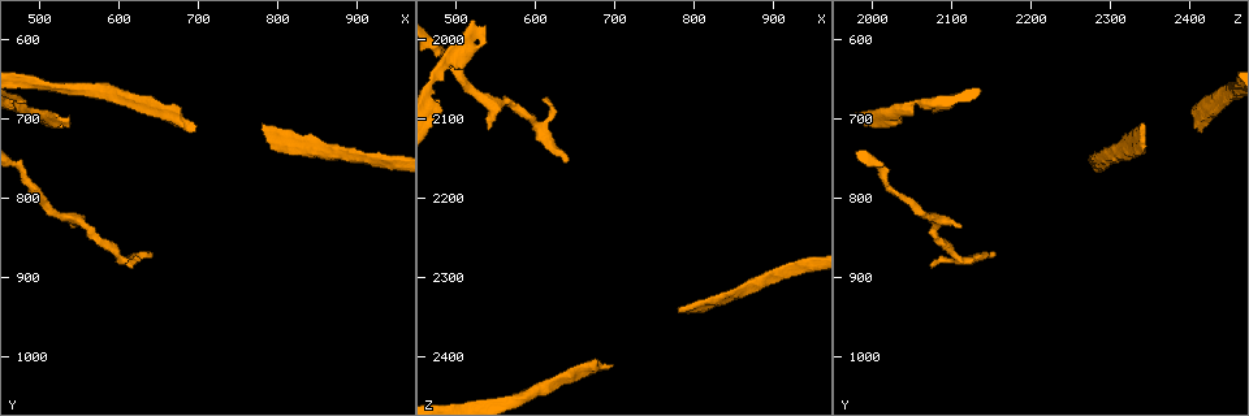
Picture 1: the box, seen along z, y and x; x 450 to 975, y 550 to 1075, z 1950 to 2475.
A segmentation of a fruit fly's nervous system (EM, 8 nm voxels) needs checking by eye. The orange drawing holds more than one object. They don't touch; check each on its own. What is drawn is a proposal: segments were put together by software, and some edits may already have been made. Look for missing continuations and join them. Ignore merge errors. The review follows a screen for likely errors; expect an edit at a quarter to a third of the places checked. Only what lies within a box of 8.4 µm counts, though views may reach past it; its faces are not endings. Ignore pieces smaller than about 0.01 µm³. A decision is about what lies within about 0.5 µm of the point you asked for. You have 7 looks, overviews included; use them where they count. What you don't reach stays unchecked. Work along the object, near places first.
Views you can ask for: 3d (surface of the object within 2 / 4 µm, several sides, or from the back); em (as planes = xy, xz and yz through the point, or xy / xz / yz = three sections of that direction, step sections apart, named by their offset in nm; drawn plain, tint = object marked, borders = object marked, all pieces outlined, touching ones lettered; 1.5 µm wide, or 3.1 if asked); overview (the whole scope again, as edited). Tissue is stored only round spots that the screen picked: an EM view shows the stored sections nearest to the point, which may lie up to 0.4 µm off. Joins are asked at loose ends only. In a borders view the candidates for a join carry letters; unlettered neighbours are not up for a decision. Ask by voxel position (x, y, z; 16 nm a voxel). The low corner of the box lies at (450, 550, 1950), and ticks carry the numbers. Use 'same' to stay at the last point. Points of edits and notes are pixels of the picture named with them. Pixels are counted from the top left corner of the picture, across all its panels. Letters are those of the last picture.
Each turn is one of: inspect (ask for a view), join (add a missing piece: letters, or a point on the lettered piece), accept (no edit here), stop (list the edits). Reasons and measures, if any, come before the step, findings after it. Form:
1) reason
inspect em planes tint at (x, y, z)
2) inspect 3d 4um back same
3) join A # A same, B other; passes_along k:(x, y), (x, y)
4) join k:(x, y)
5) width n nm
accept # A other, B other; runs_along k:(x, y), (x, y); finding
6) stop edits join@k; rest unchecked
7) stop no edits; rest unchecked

free end
inspect 3d 2um at (635, 870, 2160)

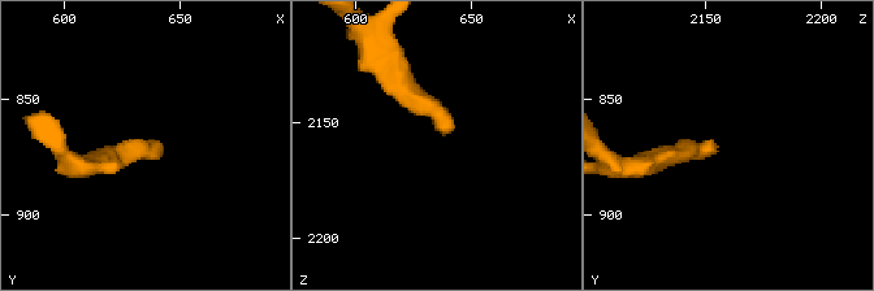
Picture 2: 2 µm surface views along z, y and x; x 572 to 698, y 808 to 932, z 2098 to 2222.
inspect em planes borders at (637, 870, 2156)

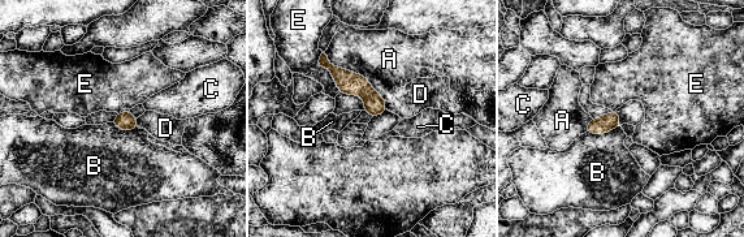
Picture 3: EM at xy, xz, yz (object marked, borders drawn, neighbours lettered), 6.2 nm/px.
accept # A other, B other, C other, D other, E other; none of them fits

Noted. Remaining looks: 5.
an open end
inspect em planes plain at (700, 710, 2415)

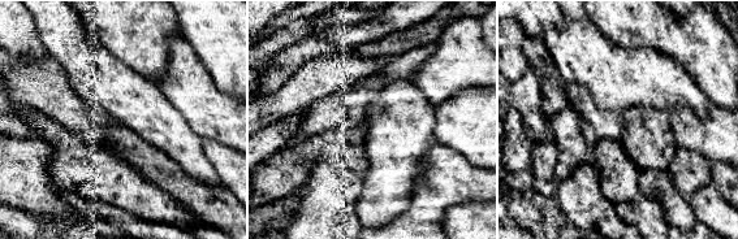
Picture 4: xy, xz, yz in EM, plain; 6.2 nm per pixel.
what lies round it
inspect em planes borders same

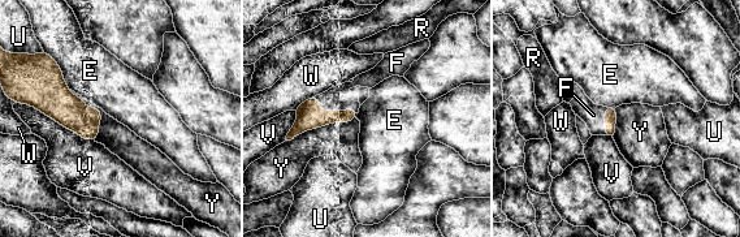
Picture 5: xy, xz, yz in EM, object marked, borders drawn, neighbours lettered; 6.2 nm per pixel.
join F # E other, F same, R other, U other, V other, W other, Y other; it goes on there

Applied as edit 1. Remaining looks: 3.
thin end
inspect em xz step 8 borders at (785, 705, 2340)

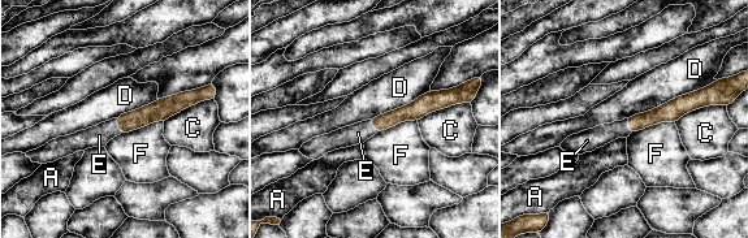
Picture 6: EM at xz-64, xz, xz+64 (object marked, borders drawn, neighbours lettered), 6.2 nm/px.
cut it another way
inspect em xy step 4 borders same

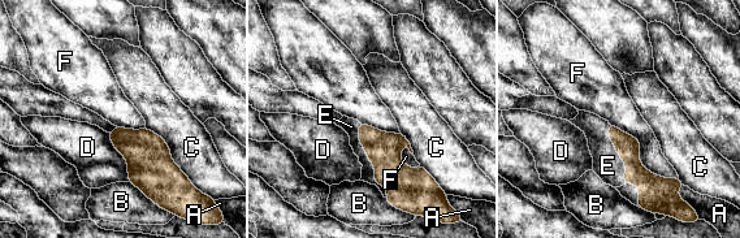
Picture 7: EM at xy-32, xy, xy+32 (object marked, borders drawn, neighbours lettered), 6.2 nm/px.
longest_contact F 550 nm
join E # A other, B other, C other, D other, E same, F other; it goes on there

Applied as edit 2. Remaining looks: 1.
stop edits join@5, join@7; rest unchecked

